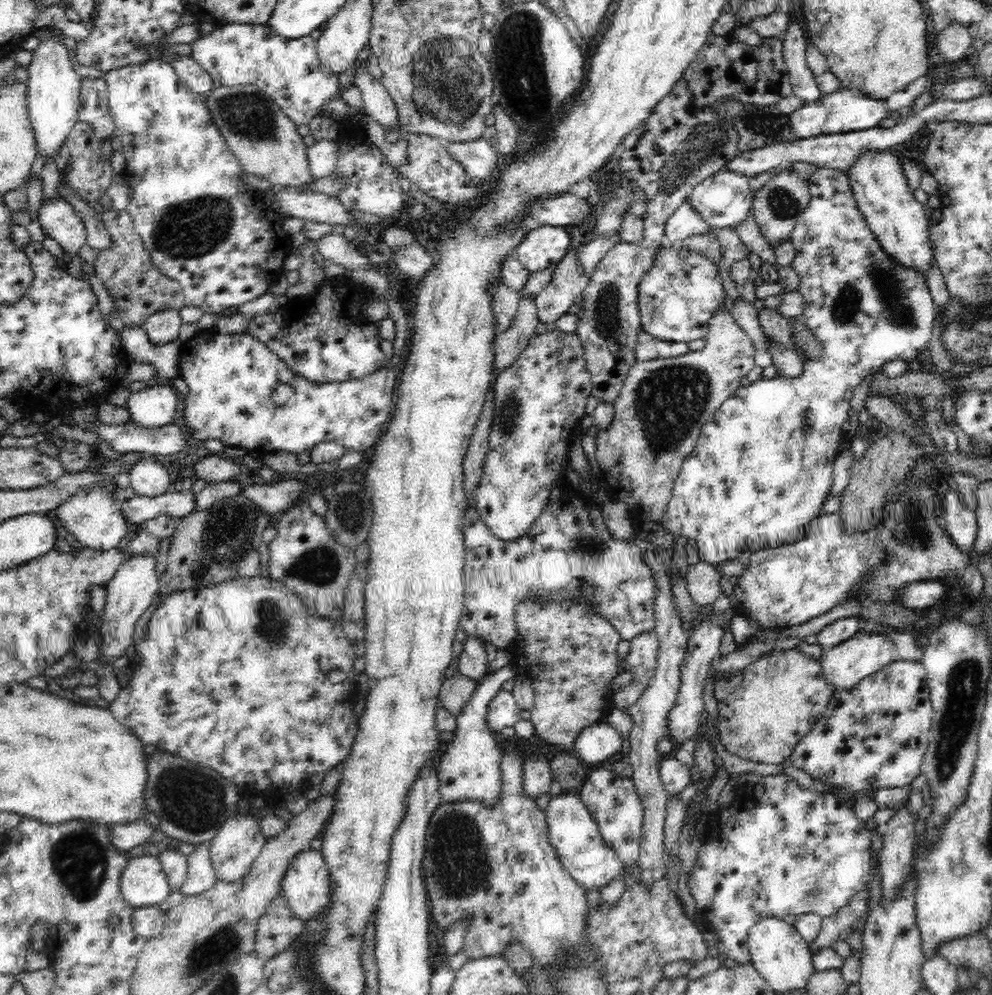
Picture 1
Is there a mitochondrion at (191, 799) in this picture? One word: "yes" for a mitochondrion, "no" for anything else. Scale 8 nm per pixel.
yes

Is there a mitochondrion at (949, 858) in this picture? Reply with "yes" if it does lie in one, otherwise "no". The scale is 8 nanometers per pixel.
no

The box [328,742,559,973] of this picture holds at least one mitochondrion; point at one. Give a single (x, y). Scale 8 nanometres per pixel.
(459, 829)

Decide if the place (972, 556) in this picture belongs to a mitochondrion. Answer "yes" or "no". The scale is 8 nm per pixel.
no

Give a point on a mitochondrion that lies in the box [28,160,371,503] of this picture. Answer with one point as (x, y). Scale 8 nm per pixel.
(190, 230)

